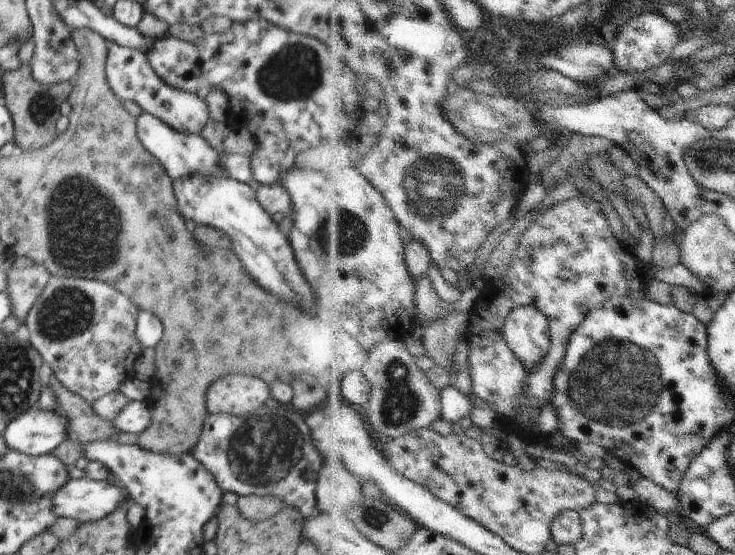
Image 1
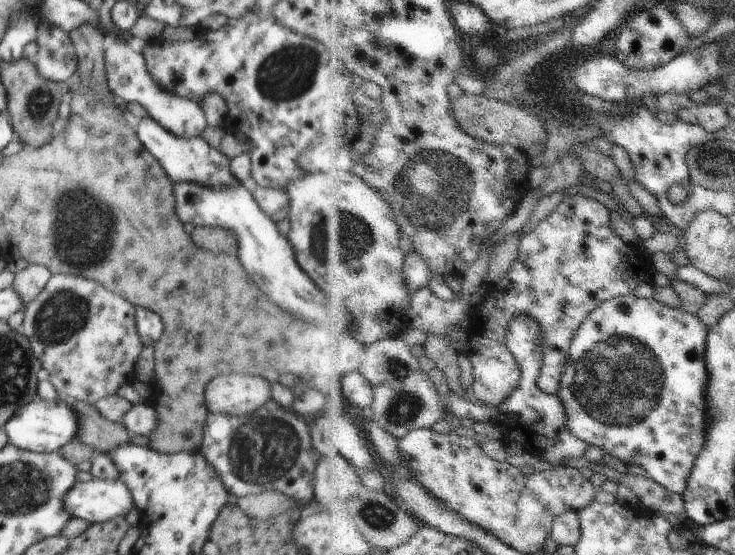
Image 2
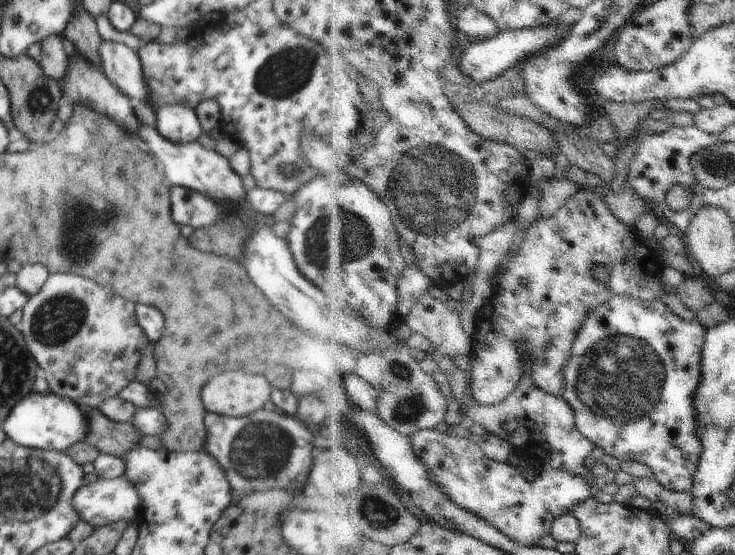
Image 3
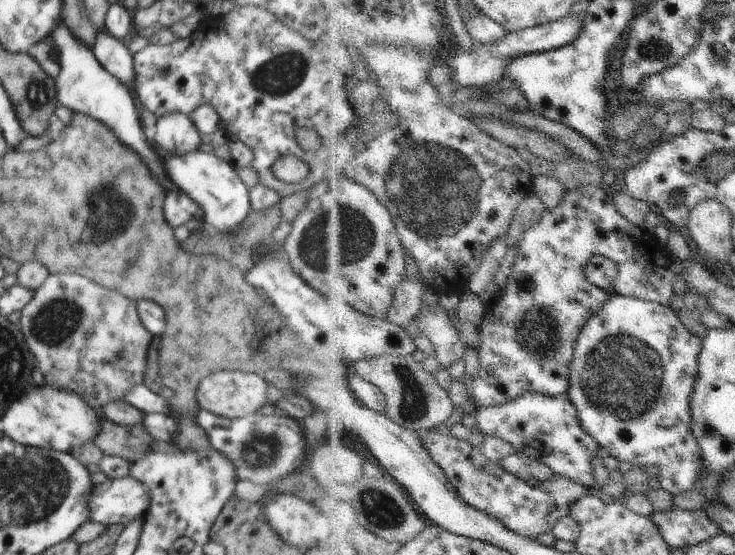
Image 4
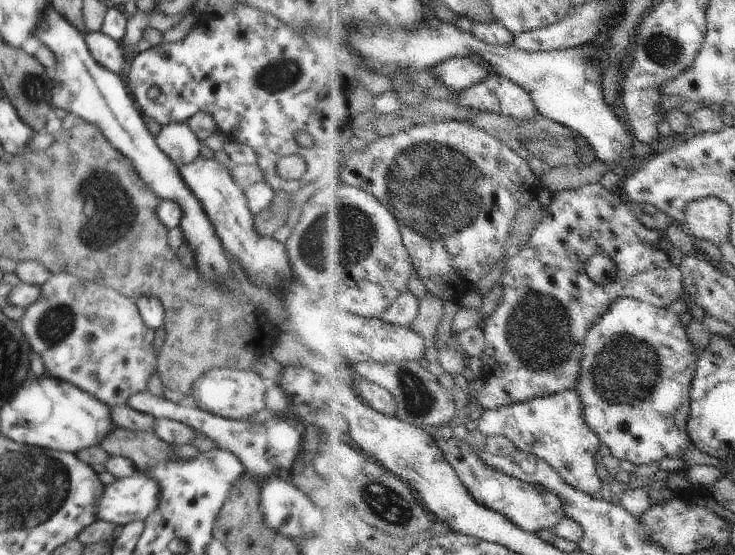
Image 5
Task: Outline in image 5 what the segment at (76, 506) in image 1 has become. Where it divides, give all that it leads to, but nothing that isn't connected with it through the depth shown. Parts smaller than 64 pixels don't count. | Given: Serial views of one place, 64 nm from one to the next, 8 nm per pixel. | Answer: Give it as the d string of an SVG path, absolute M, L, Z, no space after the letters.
M137 472L104 487L98 502L98 519L120 527L145 521L160 504L160 486L150 476Z

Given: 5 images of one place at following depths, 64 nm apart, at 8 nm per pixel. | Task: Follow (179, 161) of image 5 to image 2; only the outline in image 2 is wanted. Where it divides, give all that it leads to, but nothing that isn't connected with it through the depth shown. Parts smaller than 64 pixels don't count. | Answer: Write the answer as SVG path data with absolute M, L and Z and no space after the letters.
M112 39L105 43L104 62L106 82L119 102L123 104L138 102L138 104L146 108L148 114L162 128L166 128L170 134L174 134L178 138L201 136L202 131L207 127L201 103L162 90L154 82L150 72L146 70L146 62L144 62L144 56L142 56L141 51L135 51L130 45Z

